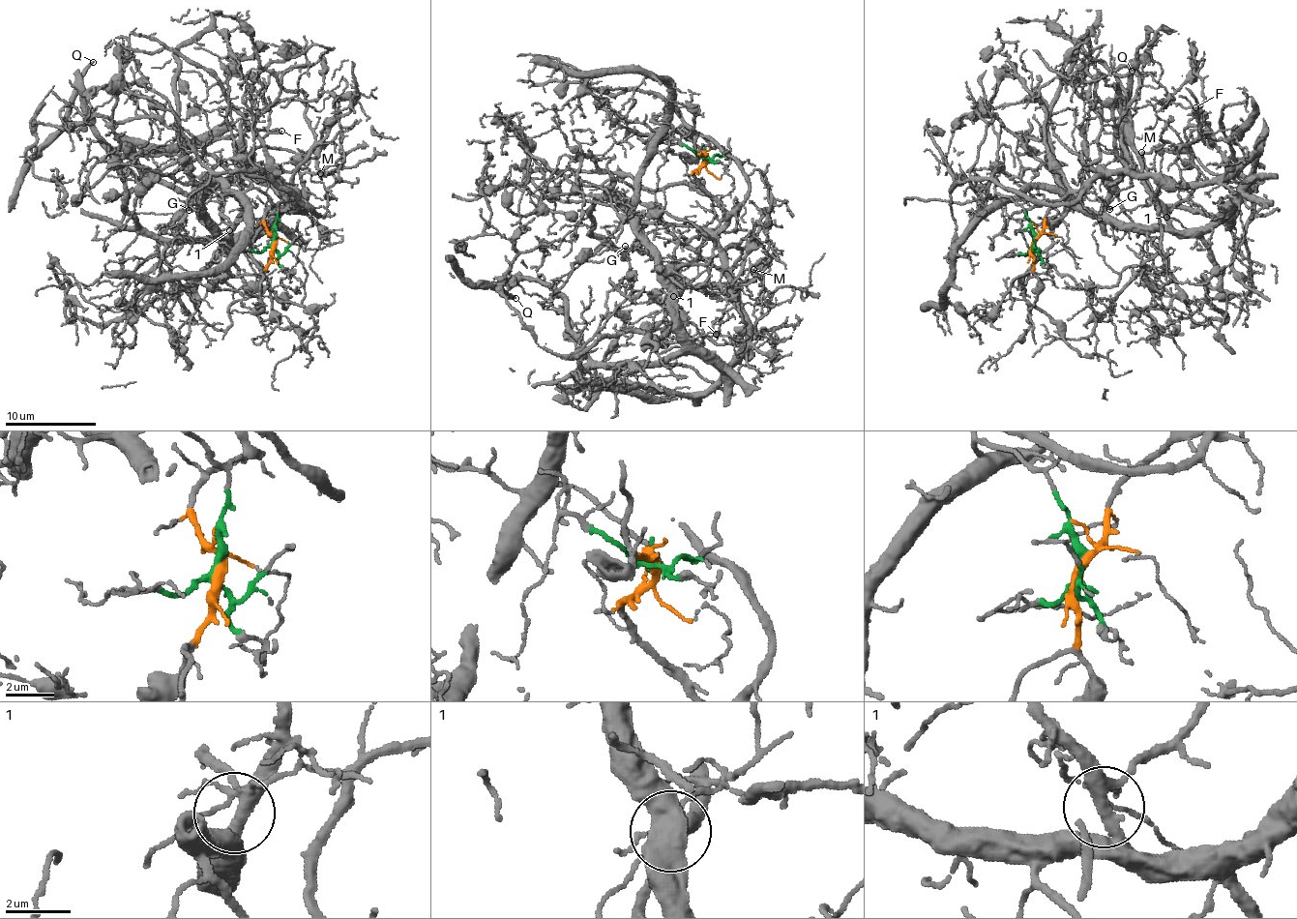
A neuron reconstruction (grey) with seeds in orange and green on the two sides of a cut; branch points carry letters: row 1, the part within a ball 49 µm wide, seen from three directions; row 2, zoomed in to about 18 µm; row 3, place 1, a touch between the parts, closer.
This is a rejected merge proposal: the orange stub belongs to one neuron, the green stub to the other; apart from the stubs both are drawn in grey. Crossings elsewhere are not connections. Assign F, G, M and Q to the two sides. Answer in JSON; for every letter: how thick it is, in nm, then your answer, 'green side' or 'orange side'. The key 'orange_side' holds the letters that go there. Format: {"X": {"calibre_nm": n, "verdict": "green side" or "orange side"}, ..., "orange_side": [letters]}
{"F": {"calibre_nm": 120, "verdict": "green side"}, "G": {"calibre_nm": 130, "verdict": "green side"}, "M": {"calibre_nm": 190, "verdict": "green side"}, "Q": {"calibre_nm": 240, "verdict": "green side"}, "orange_side": []}

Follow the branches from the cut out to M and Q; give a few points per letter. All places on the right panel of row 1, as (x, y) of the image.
M: (1034, 241), (1023, 206), (995, 193), (1056, 188), (1161, 224), (1194, 185), (1185, 131), (1210, 124), (1140, 151)
Q: (1034, 241), (1023, 206), (995, 193), (1056, 188), (1161, 229), (1229, 222), (1167, 206), (1134, 164), (1132, 70)

